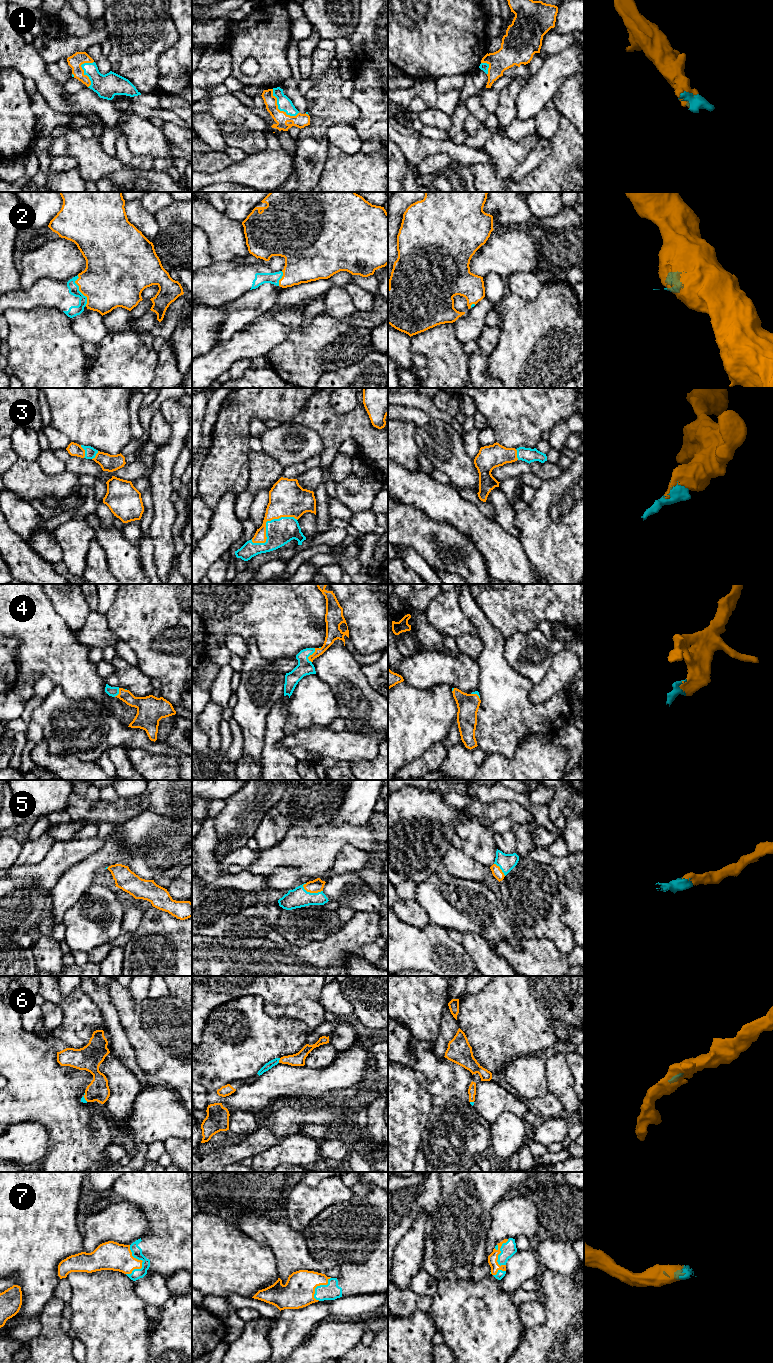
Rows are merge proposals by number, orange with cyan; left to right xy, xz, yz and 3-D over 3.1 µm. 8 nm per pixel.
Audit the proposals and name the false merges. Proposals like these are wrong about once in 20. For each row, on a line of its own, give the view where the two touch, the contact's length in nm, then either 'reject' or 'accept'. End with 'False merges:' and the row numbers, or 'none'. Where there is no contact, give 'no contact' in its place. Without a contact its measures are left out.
1: xz | 300 nm | accept
2: xy | 260 nm | accept
3: xz | 420 nm | accept
4: xz | 120 nm | accept
5: xz | 180 nm | accept
6: xz | 40 nm | accept
7: xy | 240 nm | accept
False merges: none

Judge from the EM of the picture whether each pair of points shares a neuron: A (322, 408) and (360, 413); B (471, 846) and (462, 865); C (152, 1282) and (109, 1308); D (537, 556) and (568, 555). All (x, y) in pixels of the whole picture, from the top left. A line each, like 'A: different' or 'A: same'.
A: same
B: different
C: different
D: same

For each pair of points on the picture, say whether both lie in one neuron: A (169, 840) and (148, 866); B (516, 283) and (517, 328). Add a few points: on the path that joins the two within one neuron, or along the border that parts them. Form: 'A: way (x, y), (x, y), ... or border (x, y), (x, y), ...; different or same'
A: way (163, 846), (153, 856), (152, 860); same
B: border (511, 291), (527, 301), (532, 301), (539, 294); different

